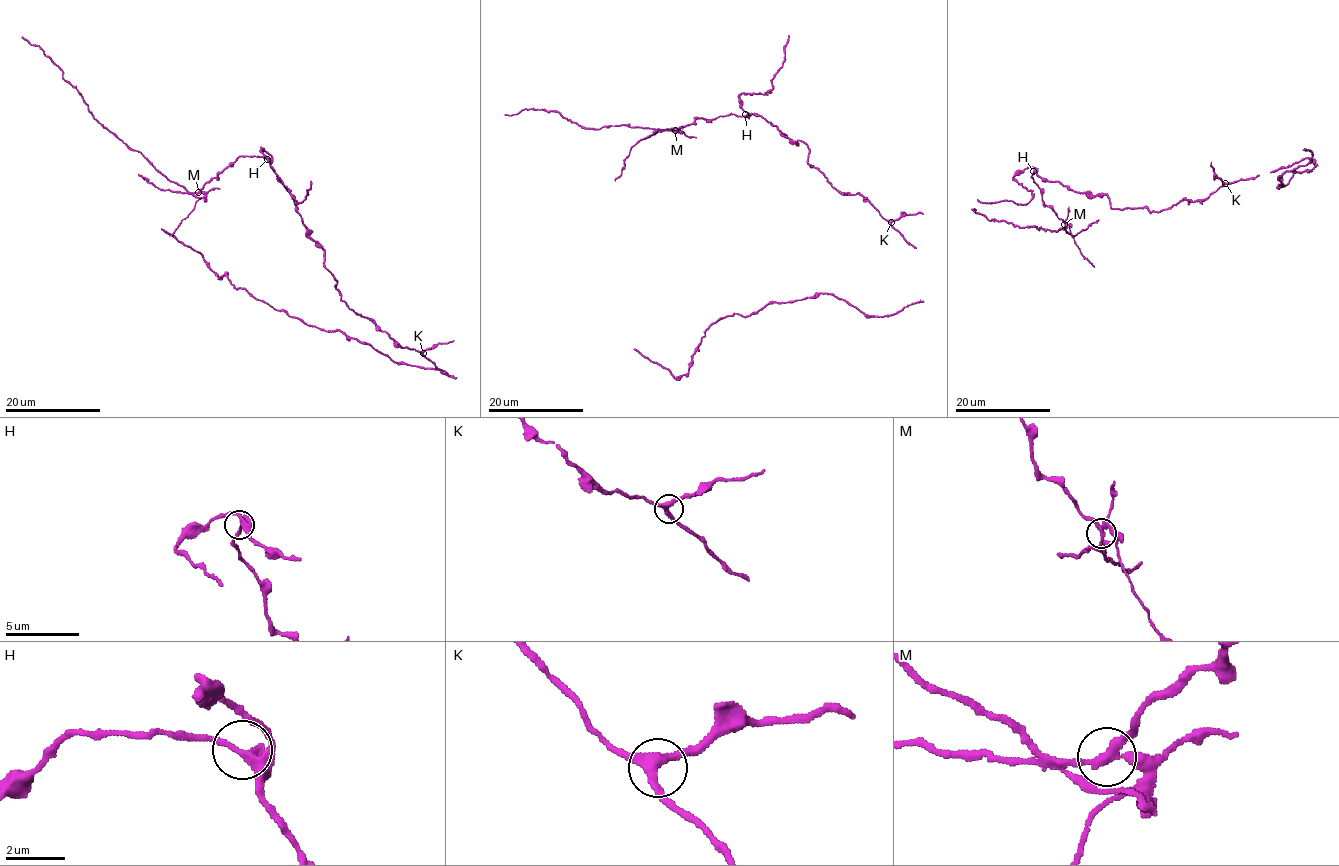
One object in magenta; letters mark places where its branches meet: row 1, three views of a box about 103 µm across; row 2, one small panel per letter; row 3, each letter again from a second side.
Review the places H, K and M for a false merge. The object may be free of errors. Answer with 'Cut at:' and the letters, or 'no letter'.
Cut at: M

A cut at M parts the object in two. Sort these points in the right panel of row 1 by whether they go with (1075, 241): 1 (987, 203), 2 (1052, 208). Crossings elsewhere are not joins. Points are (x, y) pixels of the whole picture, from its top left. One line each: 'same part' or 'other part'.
1: other part
2: other part

